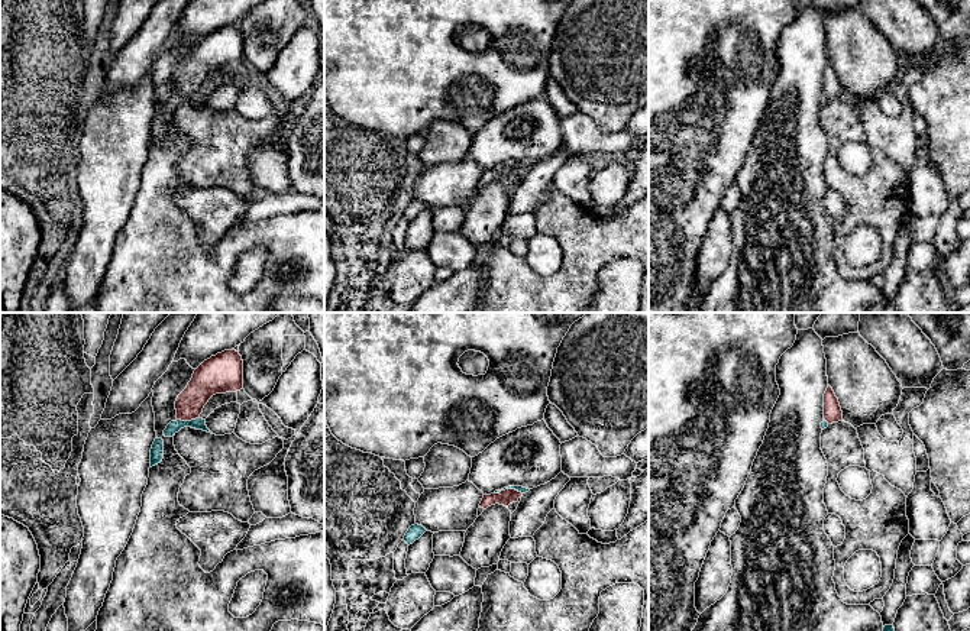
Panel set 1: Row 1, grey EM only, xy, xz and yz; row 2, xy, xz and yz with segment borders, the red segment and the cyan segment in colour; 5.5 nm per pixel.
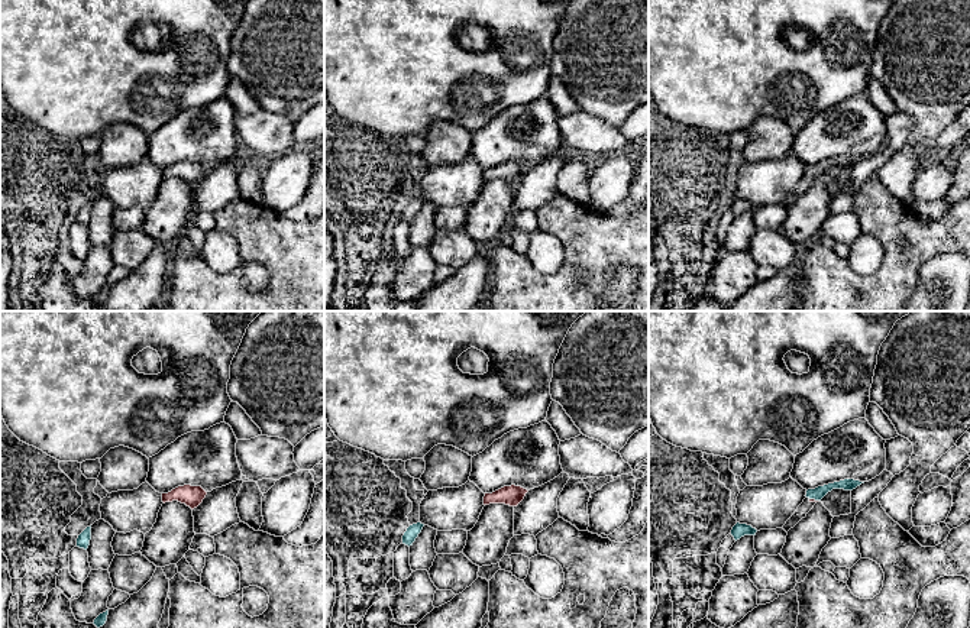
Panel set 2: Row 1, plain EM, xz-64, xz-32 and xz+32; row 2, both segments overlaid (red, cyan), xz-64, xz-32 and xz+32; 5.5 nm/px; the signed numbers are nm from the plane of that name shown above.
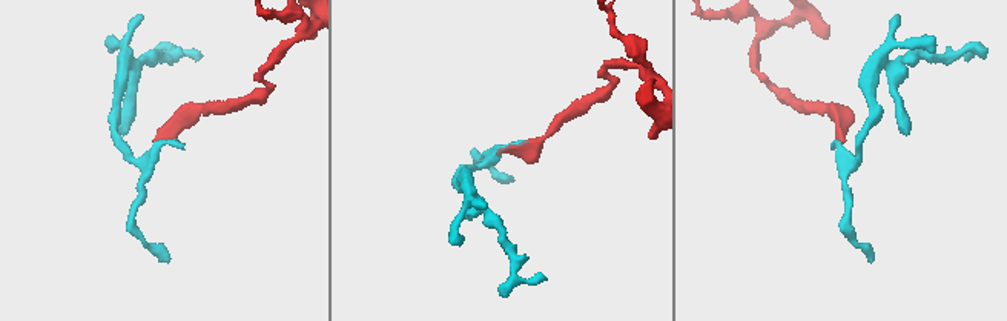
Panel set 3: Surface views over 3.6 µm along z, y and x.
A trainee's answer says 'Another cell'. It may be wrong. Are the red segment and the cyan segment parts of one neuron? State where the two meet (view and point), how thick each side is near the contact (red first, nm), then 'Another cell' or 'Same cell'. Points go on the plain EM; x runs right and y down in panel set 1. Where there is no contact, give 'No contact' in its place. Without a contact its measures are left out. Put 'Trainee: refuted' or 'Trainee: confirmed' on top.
Trainee: refuted
Touches red at xy (187, 96). Thickness 170 nm (red) against 70 nm. Same cell

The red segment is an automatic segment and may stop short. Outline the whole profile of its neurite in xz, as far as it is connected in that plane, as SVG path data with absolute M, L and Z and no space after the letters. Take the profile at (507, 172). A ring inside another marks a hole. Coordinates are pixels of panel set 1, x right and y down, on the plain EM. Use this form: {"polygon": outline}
{"polygon": "M508 162L501 166L495 166L491 171L484 171L479 182L484 185L495 179L508 182L510 179L517 178L528 166L530 165L523 162Z"}

